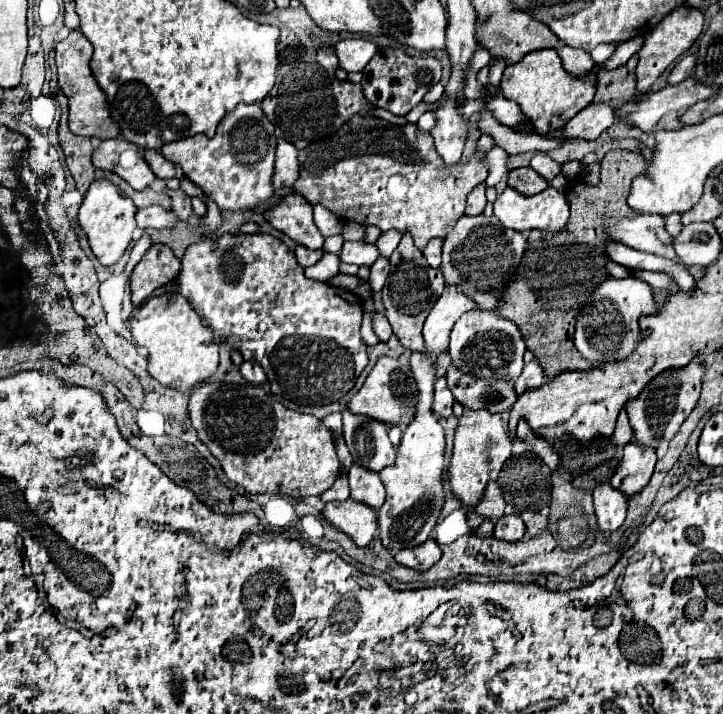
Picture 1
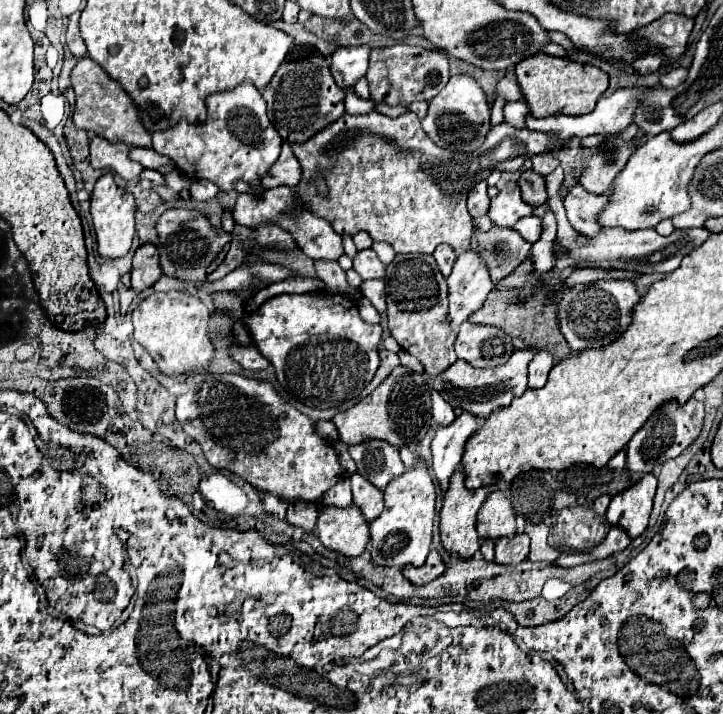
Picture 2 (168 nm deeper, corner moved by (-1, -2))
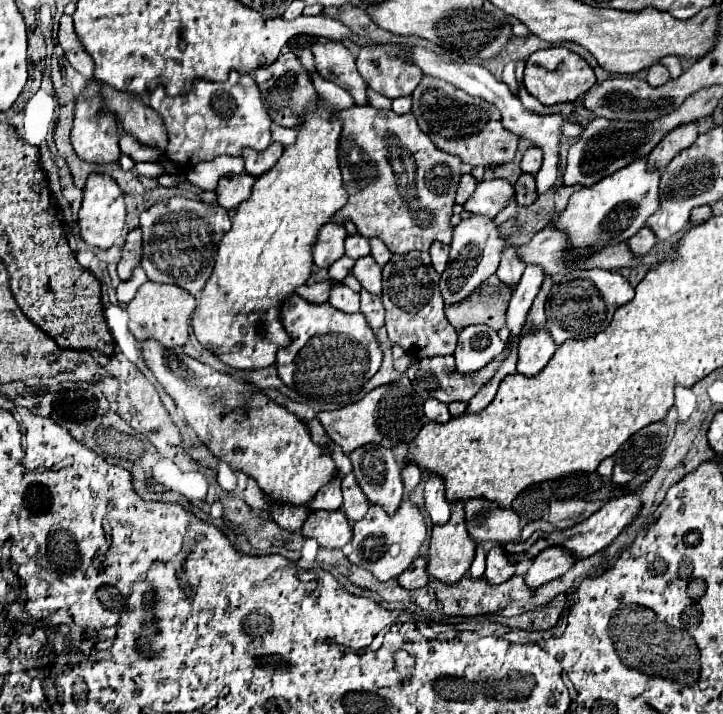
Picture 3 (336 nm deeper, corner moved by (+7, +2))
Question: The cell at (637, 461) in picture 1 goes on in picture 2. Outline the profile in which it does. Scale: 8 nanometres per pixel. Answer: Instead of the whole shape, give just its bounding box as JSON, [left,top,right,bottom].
[606,474,656,540]

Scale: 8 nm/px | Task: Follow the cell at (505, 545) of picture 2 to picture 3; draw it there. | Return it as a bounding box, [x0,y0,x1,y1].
[484,544,516,584]

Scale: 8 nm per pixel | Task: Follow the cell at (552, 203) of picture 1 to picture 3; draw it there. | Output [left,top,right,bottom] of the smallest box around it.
[464,178,514,218]

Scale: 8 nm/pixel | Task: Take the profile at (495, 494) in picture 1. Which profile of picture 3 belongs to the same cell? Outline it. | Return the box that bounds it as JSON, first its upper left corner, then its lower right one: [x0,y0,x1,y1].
[464,498,520,544]

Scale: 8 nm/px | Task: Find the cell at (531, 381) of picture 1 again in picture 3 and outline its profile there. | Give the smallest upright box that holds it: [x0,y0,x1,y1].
[518,330,556,376]

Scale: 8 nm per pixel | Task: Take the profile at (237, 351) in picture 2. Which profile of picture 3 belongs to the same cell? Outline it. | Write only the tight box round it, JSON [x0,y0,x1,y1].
[192,102,346,368]

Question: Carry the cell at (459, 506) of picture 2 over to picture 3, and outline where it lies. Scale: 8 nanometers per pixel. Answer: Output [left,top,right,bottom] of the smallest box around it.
[428,502,476,582]

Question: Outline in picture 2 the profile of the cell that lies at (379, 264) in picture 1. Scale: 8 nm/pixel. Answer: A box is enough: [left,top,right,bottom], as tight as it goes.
[360,280,386,314]

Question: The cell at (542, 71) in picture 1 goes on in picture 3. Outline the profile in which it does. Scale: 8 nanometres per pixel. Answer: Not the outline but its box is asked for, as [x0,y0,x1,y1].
[524,48,596,104]

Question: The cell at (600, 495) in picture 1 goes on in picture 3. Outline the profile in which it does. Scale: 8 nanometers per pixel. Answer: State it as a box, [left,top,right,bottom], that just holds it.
[526,548,578,588]

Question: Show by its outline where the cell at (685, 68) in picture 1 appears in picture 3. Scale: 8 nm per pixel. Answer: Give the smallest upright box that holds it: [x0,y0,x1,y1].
[646,64,670,86]

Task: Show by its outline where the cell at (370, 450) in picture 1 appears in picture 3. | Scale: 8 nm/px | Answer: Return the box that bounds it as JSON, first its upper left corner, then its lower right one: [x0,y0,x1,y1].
[350,444,404,514]

